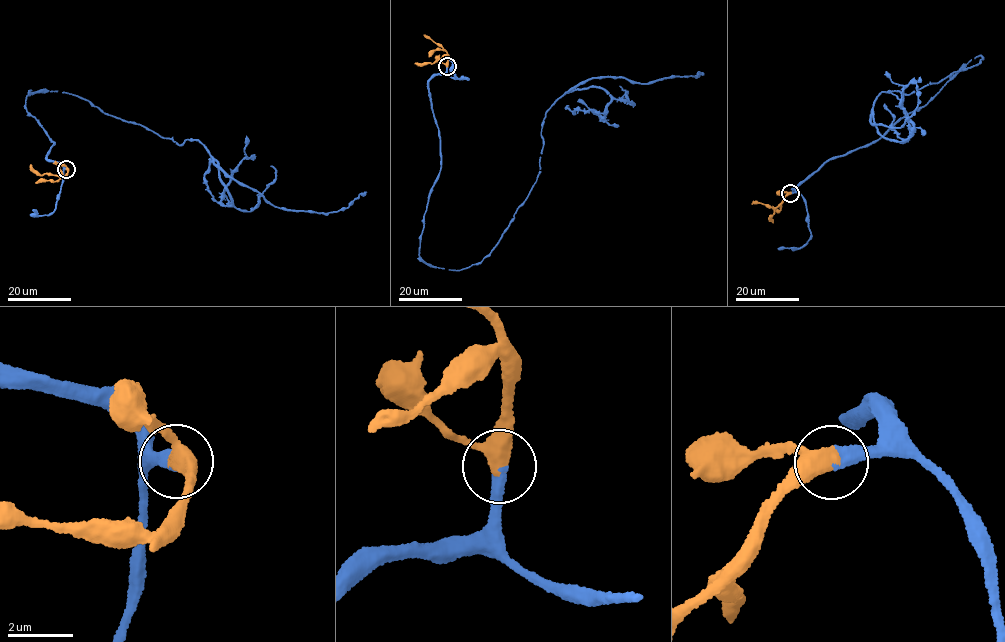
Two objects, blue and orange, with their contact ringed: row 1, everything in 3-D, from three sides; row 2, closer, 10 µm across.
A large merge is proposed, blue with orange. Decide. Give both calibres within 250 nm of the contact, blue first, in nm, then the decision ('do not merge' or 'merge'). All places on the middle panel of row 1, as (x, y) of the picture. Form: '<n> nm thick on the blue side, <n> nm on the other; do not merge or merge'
360 nm thick on the blue side, 440 nm on the other; merge

